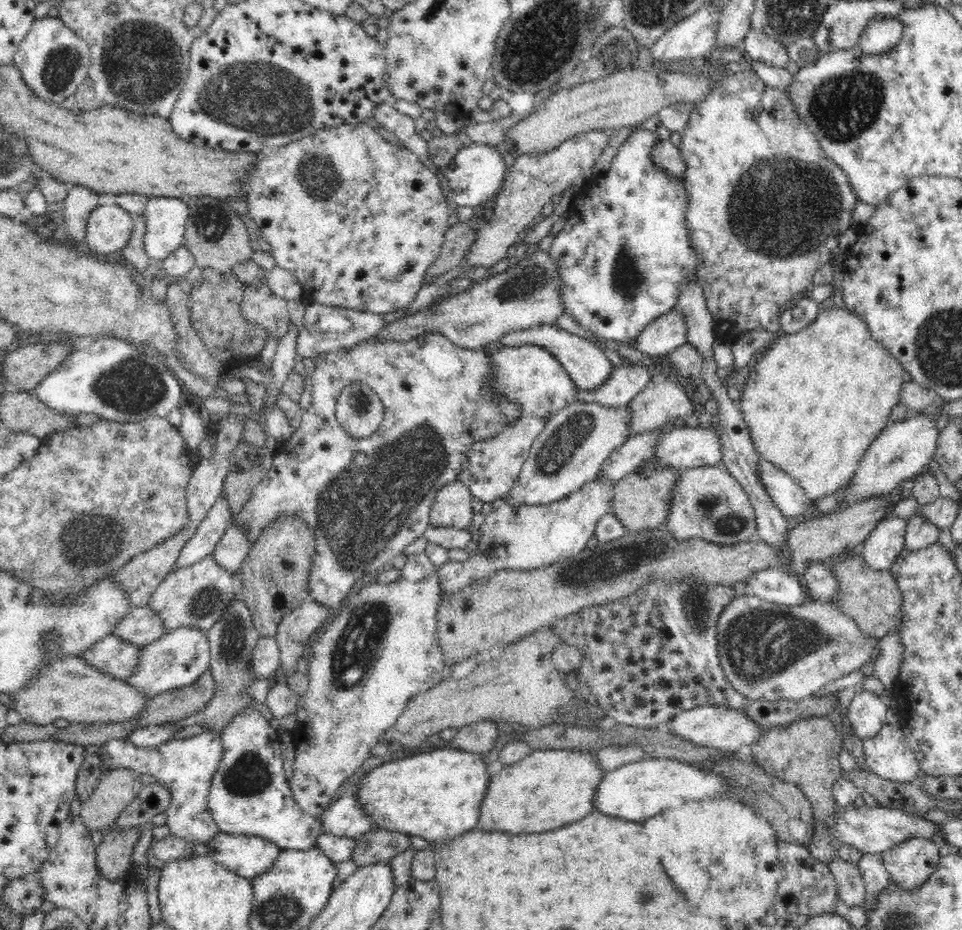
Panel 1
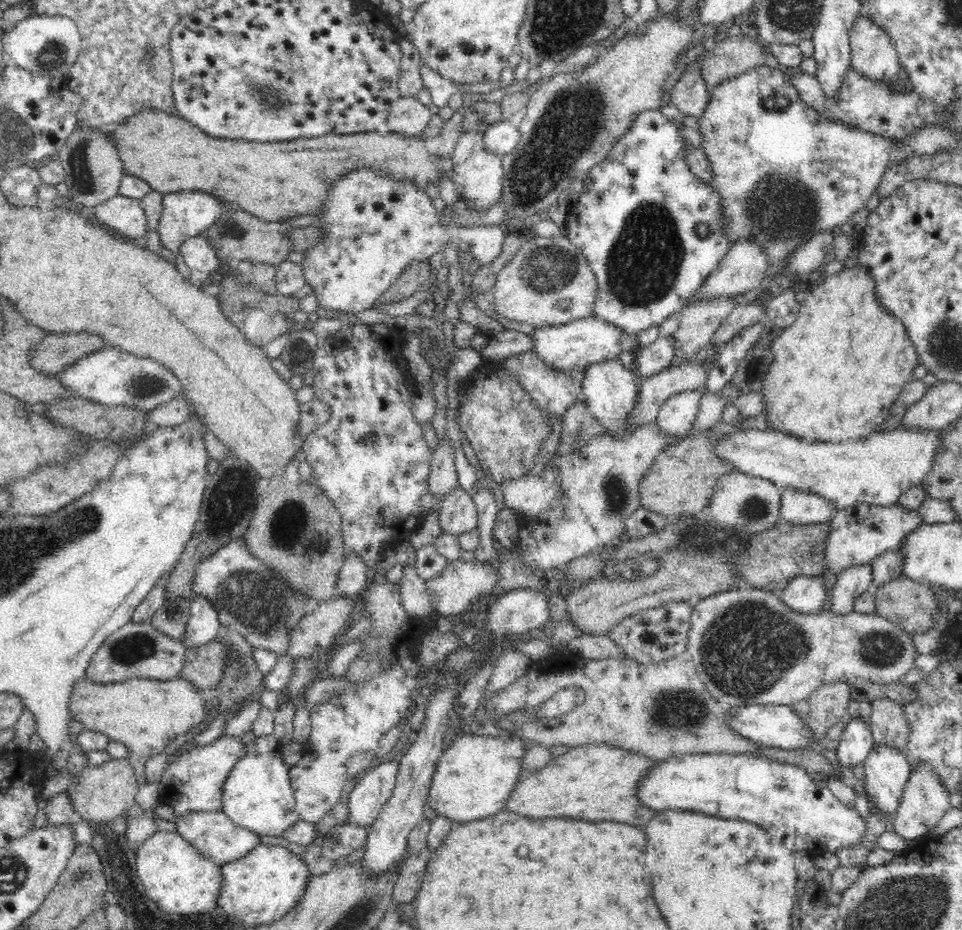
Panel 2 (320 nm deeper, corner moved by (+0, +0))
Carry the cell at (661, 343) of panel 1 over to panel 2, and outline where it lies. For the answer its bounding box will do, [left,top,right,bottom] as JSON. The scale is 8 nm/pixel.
[688,239,768,303]

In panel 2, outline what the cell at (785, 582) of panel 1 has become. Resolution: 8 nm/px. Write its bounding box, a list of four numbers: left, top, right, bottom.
[778,574,826,613]

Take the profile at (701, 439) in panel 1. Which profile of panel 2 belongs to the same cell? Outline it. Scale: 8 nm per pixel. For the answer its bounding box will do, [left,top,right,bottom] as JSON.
[714,423,942,510]

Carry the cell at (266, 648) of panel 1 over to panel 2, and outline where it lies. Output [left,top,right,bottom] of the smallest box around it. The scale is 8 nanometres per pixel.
[286,594,356,659]

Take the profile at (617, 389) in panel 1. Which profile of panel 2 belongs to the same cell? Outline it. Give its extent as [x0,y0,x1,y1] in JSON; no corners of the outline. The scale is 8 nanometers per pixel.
[634,335,674,384]

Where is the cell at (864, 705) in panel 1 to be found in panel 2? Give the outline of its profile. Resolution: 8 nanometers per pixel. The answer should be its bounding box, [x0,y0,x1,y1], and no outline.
[836,718,875,769]

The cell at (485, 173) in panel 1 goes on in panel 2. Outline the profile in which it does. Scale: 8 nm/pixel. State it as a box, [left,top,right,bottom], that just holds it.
[484,119,520,157]

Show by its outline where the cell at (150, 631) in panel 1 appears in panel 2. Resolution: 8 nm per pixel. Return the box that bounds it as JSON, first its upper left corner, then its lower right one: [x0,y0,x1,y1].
[151,598,191,639]

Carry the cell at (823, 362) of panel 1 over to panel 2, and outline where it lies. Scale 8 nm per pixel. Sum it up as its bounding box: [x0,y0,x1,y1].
[762,265,919,443]

